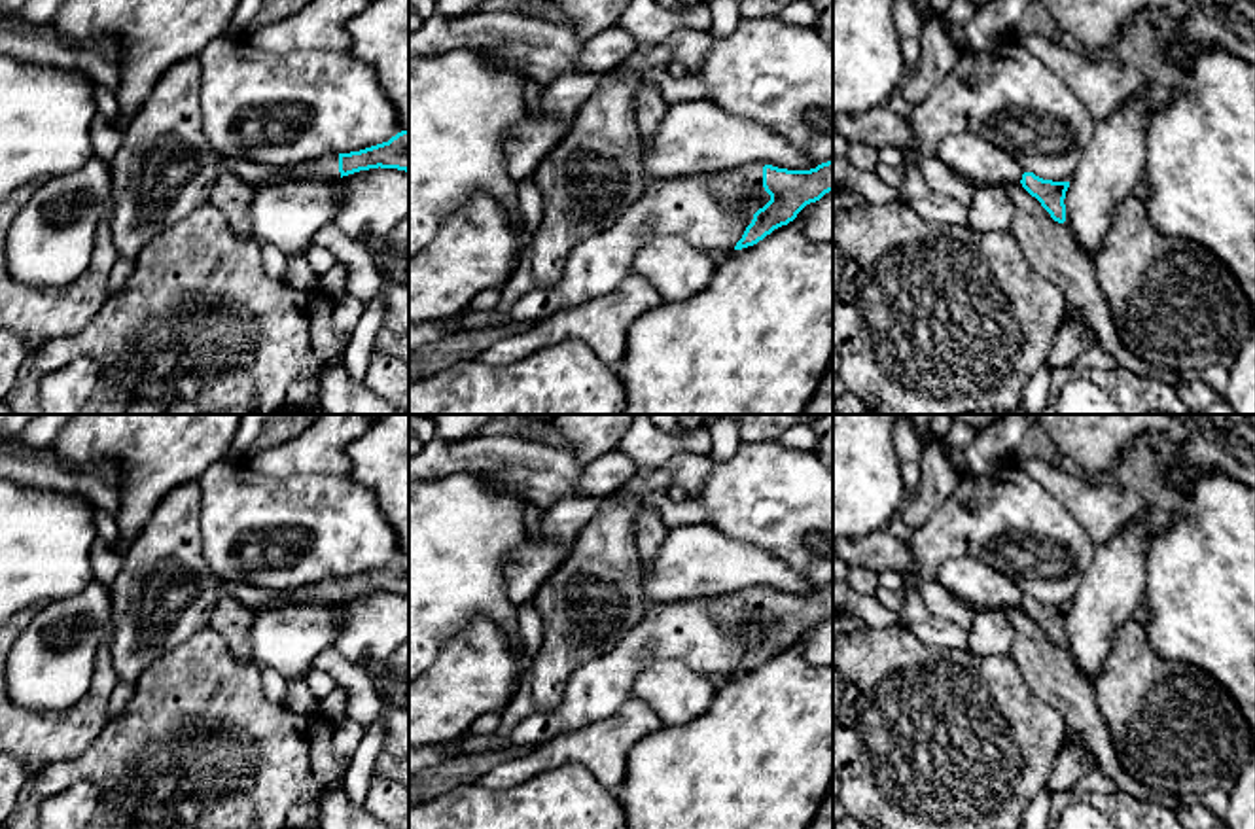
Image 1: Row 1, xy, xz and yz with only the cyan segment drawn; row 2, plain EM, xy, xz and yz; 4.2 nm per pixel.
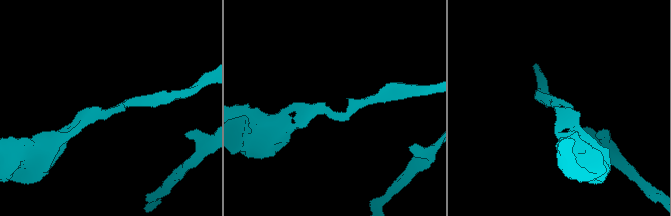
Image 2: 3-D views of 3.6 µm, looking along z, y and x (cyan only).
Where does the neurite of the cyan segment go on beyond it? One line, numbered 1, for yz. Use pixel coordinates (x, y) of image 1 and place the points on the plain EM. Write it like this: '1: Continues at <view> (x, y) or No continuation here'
1: No continuation here

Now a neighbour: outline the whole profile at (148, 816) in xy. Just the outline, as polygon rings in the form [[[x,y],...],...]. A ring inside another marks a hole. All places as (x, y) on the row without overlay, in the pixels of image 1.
[[[140,801],[136,810],[136,821],[131,829],[167,829],[165,814],[161,808],[150,801]]]

